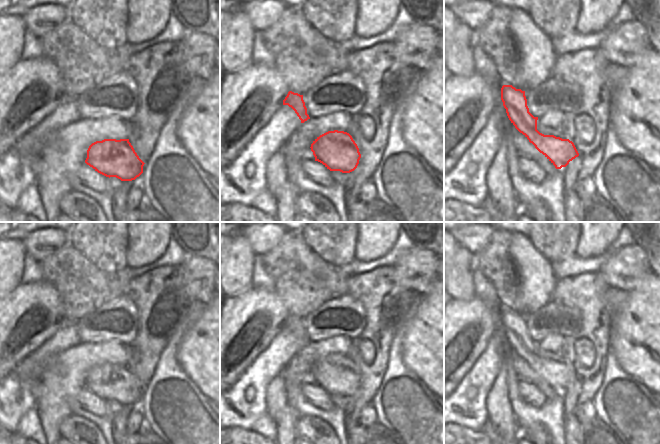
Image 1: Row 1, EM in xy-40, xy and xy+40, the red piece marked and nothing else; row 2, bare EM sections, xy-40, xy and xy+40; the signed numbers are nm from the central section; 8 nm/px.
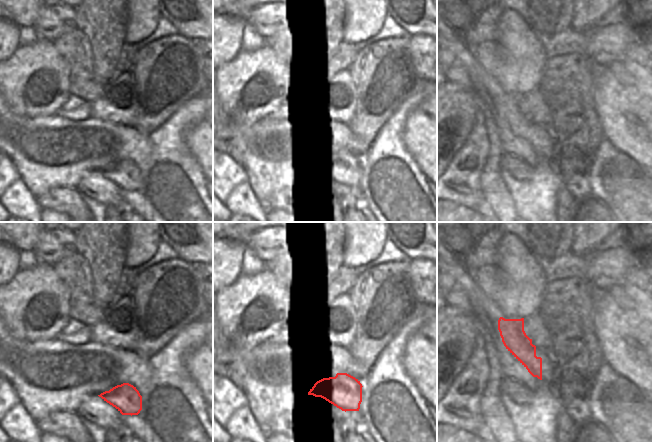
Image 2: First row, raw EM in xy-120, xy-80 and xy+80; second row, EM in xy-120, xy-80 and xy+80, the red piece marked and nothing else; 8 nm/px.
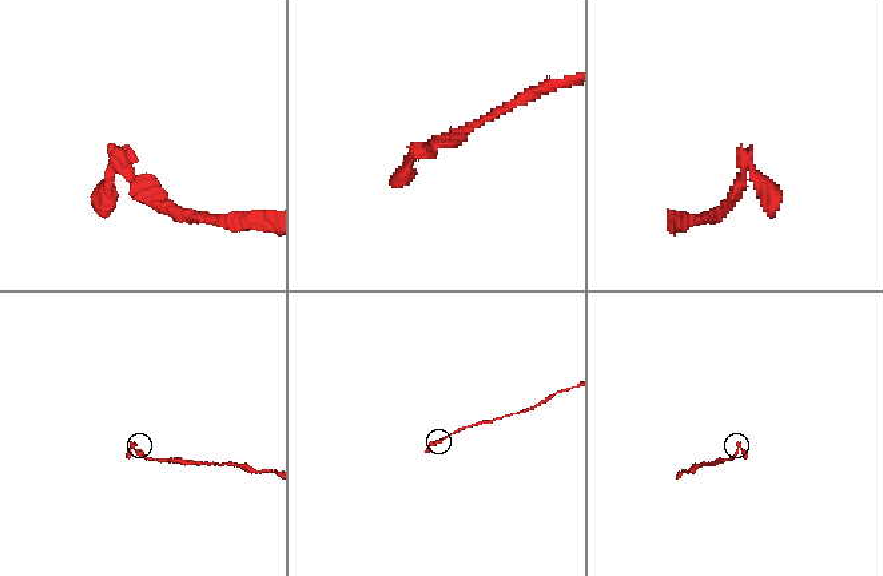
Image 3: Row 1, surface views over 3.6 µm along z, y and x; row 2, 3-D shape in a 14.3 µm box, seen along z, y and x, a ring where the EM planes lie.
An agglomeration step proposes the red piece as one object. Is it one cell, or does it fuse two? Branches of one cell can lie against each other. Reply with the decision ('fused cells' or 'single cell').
fused cells

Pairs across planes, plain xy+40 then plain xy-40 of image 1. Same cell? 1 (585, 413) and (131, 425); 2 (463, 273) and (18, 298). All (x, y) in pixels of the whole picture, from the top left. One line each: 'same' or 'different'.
1: same
2: different

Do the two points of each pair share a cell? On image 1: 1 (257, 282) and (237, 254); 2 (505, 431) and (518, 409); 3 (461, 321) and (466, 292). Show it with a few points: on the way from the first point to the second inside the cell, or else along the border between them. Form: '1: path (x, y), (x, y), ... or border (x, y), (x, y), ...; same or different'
1: border (255, 255), (250, 286); different
2: border (508, 392), (510, 407), (516, 421); different
3: border (474, 296), (467, 300), (454, 299); different

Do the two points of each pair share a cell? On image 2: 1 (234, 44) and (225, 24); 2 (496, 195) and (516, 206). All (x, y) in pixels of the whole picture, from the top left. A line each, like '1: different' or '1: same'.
1: same
2: different

